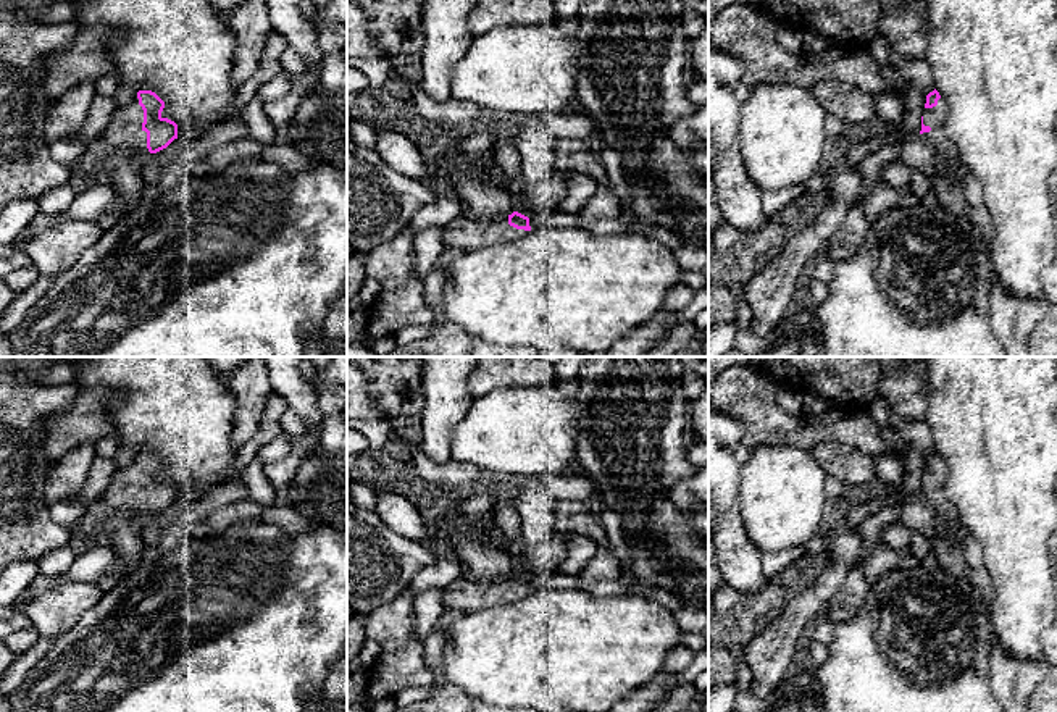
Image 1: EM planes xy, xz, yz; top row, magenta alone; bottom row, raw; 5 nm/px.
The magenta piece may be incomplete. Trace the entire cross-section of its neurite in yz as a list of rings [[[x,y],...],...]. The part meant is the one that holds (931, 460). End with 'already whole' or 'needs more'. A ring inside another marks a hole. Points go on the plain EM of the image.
[[[934,450],[926,457],[920,497],[931,505],[941,525],[950,526],[959,521],[959,513],[944,492],[946,473],[947,467]]]; needs more

